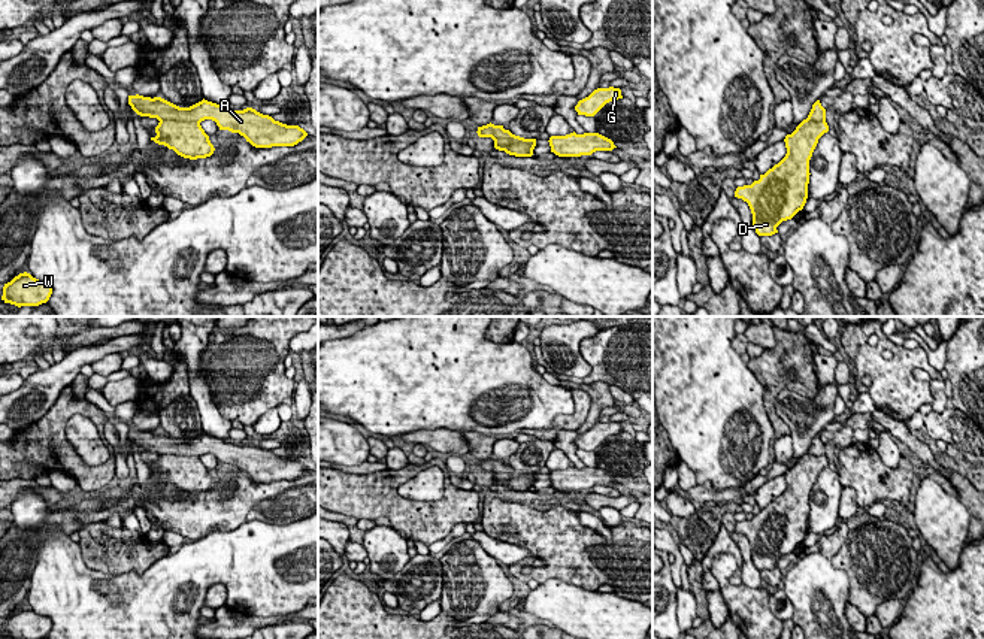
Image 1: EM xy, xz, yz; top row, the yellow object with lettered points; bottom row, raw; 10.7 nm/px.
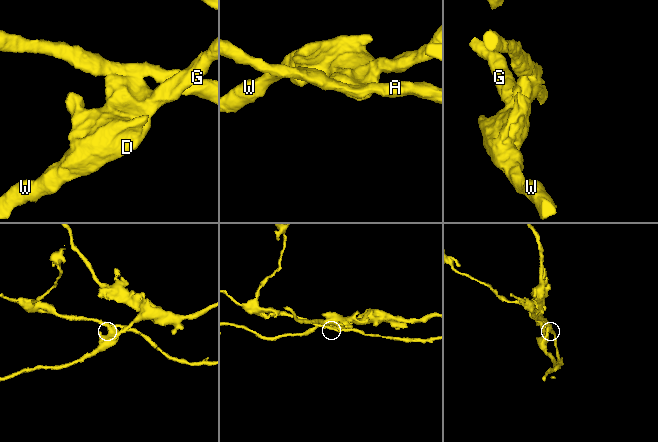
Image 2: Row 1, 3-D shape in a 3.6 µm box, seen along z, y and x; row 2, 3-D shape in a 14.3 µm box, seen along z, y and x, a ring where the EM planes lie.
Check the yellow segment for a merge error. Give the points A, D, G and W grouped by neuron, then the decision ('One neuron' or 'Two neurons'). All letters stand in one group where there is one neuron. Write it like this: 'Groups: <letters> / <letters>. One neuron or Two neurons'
Groups: A / D G W. Two neurons

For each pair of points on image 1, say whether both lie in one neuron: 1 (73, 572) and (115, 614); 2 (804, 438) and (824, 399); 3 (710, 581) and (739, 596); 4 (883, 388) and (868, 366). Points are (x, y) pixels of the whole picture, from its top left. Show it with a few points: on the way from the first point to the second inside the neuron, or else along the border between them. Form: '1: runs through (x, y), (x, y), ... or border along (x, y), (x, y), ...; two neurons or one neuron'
1: runs through (82, 583), (105, 605); one neuron
2: runs through (810, 429), (826, 408); one neuron
3: border along (711, 572), (720, 588); two neurons
4: runs through (883, 382), (874, 372); one neuron

